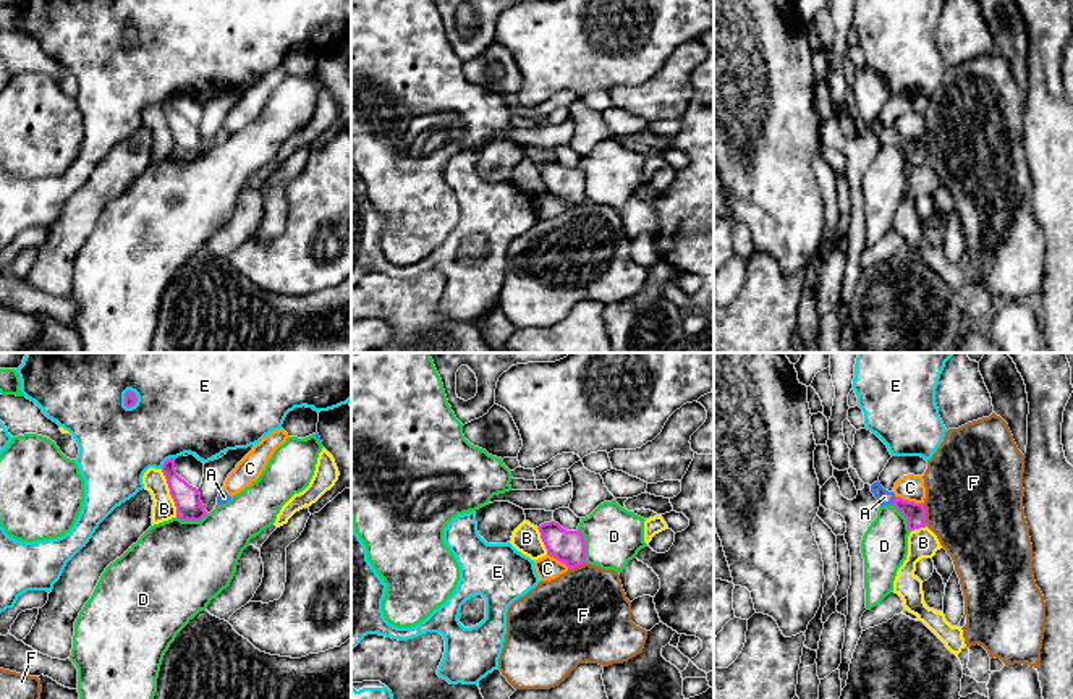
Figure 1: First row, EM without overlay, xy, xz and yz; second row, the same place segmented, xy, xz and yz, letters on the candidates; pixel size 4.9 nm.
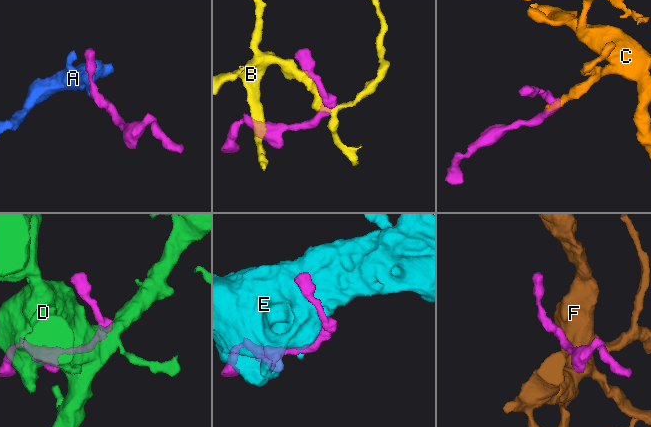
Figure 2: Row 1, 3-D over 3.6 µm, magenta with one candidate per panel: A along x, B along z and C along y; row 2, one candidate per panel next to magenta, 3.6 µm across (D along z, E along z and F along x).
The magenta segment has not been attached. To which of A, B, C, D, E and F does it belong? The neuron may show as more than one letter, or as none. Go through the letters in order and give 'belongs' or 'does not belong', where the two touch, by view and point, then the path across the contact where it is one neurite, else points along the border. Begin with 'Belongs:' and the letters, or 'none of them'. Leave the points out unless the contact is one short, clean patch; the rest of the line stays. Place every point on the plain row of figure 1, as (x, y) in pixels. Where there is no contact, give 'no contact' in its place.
Belongs: A
A: belongs; contact yz (894, 138); way yz (915, 151), (894, 138), (884, 135)
B: does not belong; contact xy (170, 131)
C: does not belong; contact yz (907, 138); border yz (895, 133), (921, 141)
D: does not belong; contact xz (585, 183); border xz (578, 167), (585, 178), (586, 199)
E: does not belong; contact xy (125, 36)
F: does not belong; contact yz (924, 152)

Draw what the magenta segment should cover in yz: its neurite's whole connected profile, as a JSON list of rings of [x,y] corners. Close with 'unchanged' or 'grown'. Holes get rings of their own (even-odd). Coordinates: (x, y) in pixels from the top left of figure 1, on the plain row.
[[[879,118],[871,123],[871,129],[880,144],[893,142],[906,155],[910,170],[927,163],[926,146],[922,141],[908,139],[897,134],[893,129],[885,128]]]; grown

